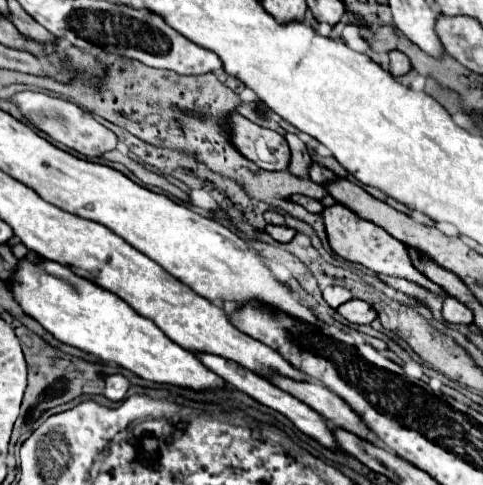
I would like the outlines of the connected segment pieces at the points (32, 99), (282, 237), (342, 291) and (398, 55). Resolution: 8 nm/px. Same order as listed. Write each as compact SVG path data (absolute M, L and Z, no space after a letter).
M23 91L23 93L17 93L13 101L19 105L21 113L33 127L41 129L51 139L59 141L61 145L65 145L69 149L75 149L81 155L101 157L103 153L115 149L117 135L111 129L103 127L99 121L95 121L89 111L85 111L83 107L79 107L67 99L59 99L59 97L51 97L51 95L35 93L35 91Z
M267 225L267 227L265 227L265 231L267 231L275 241L279 241L279 243L287 243L287 241L291 241L291 239L293 239L293 235L295 235L295 231L293 231L293 229L289 229L287 225L283 225L283 227Z
M325 287L325 289L323 289L323 299L325 299L333 309L337 309L339 305L343 305L343 303L349 301L351 297L353 297L351 291L345 289L345 287Z
M391 51L389 59L391 59L389 61L389 73L395 77L401 77L411 69L411 61L403 51Z

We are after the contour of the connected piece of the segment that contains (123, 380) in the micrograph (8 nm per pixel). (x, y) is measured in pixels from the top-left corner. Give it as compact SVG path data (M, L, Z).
M121 373L109 375L105 379L105 397L109 397L111 401L121 401L125 397L127 389L129 389L129 379Z

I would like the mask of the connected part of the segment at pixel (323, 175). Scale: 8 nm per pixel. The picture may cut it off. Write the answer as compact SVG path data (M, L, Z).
M313 163L311 171L309 171L309 177L311 177L311 181L315 181L315 183L319 183L319 185L325 185L327 181L335 179L335 173L331 173L329 169L325 169L325 167Z

